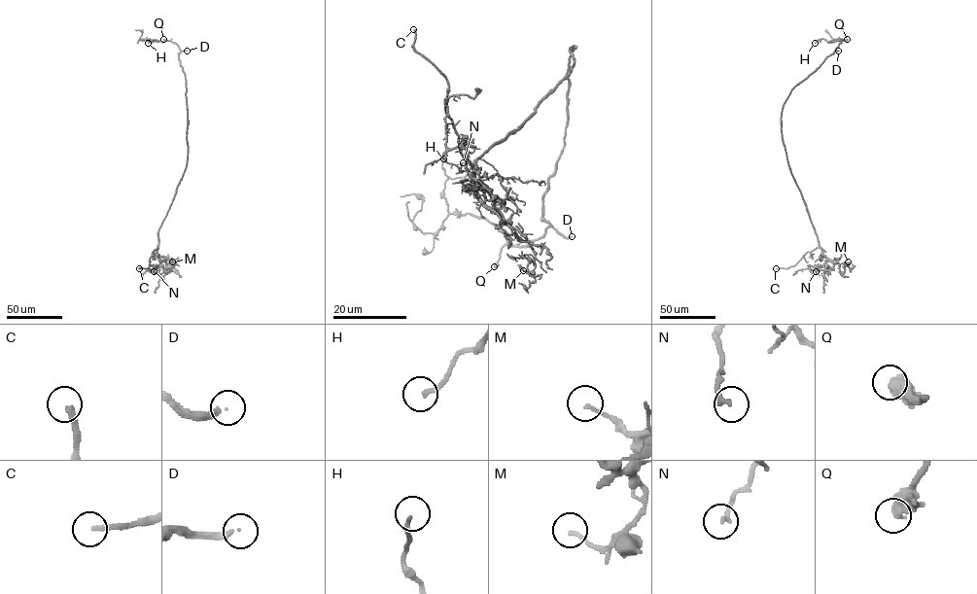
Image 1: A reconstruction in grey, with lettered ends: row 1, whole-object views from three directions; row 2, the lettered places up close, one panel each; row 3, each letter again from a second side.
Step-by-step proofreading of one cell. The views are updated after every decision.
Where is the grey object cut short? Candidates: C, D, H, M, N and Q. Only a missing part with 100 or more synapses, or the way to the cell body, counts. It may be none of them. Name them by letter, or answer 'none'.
C, D, Q

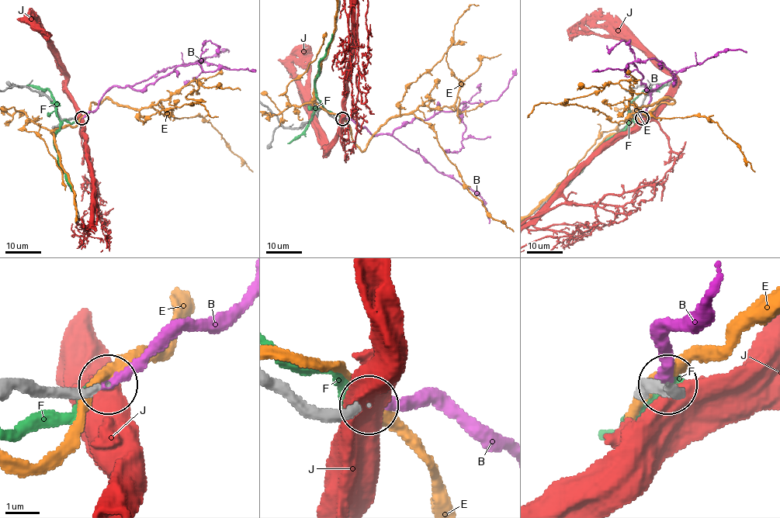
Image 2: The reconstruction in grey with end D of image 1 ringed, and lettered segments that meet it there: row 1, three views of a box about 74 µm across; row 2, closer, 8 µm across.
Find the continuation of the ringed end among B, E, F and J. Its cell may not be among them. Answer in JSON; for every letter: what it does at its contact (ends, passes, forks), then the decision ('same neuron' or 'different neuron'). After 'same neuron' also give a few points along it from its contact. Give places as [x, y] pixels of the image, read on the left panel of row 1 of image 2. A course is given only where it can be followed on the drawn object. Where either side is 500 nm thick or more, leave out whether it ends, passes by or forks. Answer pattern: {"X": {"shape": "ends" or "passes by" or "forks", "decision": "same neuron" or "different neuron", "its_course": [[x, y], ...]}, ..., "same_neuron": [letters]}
{"B": {"shape": "ends", "decision": "same neuron", "its_course": [[81, 118], [97, 107], [112, 87], [143, 89], [180, 65], [197, 63], [203, 70], [226, 67], [255, 71]]}, "E": {"shape": "passes by", "decision": "different neuron"}, "F": {"shape": "ends", "decision": "different neuron"}, "J": {"decision": "different neuron"}, "same_neuron": ["B"]}

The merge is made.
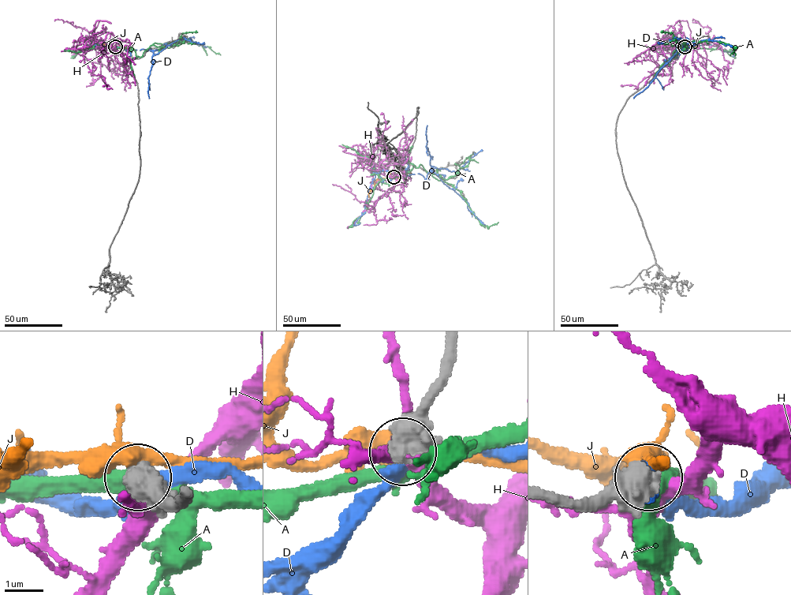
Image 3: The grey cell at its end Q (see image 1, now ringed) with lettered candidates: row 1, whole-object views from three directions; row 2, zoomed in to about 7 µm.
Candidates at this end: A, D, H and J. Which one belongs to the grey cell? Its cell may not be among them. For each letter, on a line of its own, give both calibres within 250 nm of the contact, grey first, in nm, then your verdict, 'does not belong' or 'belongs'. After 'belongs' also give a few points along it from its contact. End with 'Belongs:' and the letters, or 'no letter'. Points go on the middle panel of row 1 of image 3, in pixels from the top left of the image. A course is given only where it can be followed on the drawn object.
A: 800 nm thick on the grey side, 400 nm on the other; does not belong
D: 800 nm thick on the grey side, 280 nm on the other; does not belong
H: 850 nm thick on the grey side, 400 nm on the other; does not belong
J: 550 nm thick on the grey side, 380 nm on the other; does not belong
Belongs: no letter

